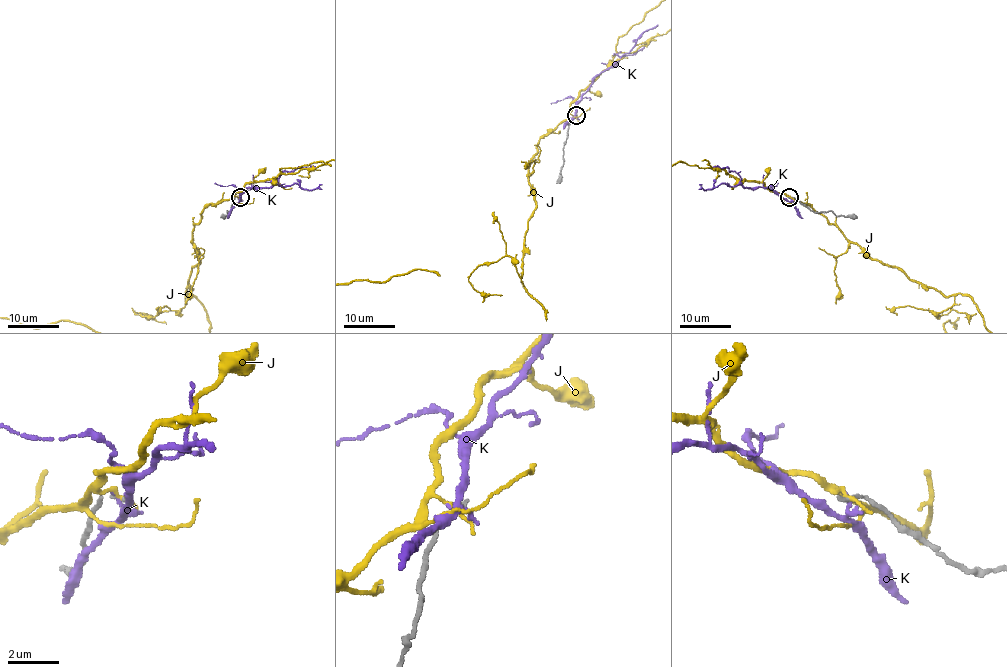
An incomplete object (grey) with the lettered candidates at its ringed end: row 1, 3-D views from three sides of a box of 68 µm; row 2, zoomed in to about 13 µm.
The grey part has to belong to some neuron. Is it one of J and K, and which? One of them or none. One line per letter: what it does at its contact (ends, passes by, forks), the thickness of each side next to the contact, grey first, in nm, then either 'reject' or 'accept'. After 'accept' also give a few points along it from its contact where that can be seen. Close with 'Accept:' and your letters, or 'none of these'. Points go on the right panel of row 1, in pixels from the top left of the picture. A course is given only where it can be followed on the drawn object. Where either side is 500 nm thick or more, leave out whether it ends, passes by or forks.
J: it passes by | 170/110 nm | reject
K: it forks | 170/90 nm | reject
Accept: none of these

